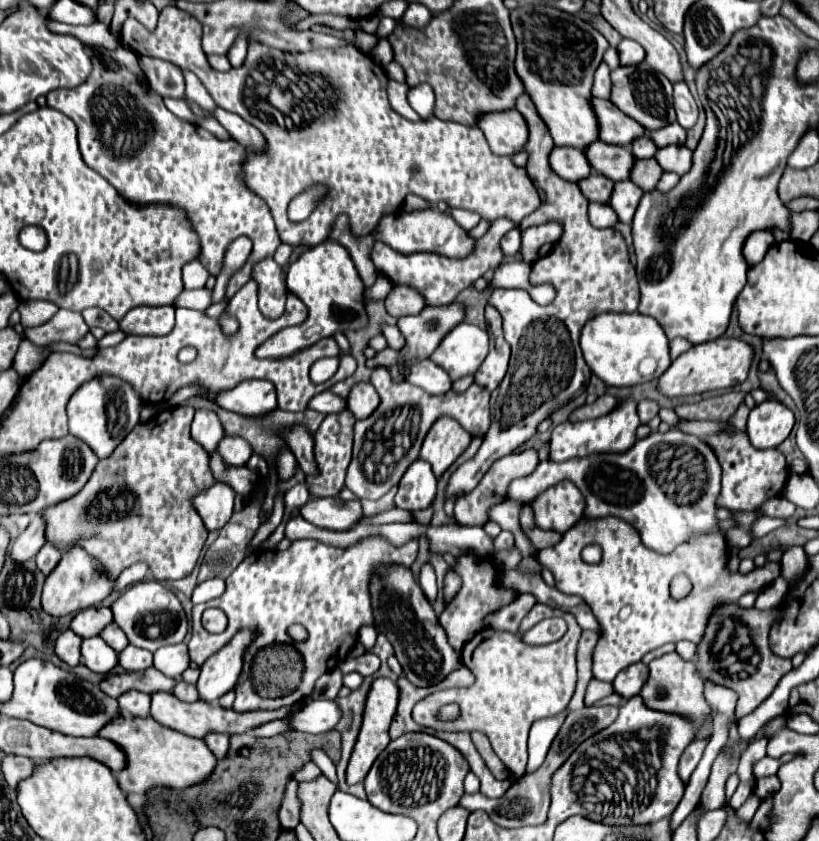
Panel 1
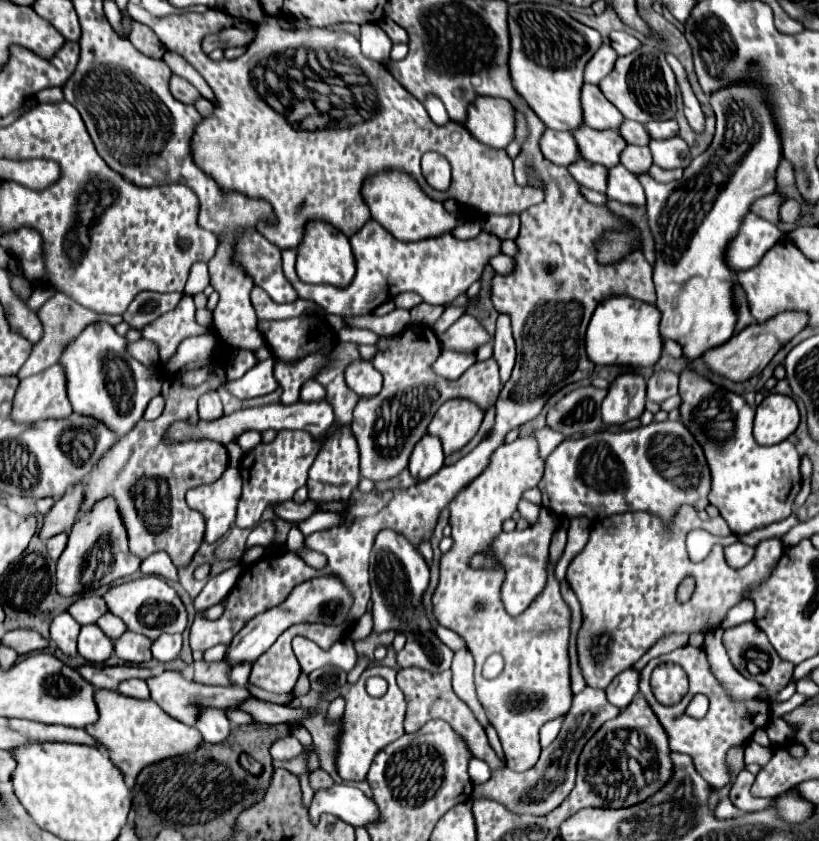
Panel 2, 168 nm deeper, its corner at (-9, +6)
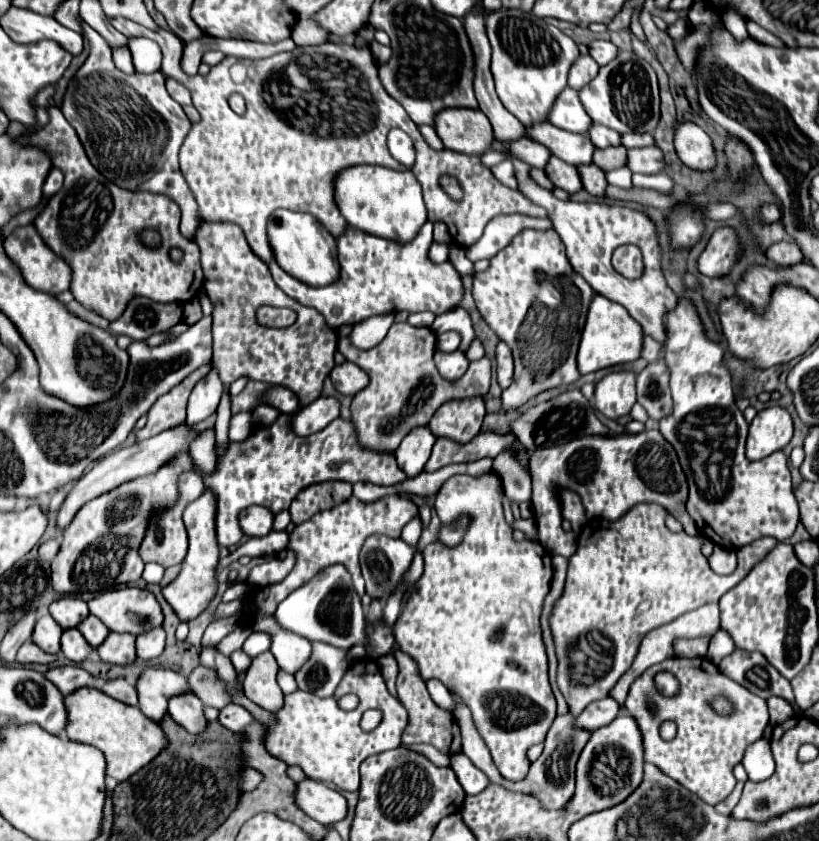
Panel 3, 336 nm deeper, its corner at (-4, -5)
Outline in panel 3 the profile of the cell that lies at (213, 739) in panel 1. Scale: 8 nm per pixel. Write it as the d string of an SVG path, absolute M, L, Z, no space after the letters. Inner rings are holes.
M194 693L174 695L168 701L168 713L190 733L202 733L206 729L204 705Z

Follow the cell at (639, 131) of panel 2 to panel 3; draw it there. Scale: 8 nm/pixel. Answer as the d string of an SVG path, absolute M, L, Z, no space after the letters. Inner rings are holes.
M590 125L588 129L588 137L590 141L594 143L594 147L602 149L602 147L610 147L610 145L620 145L618 139L620 139L620 133L612 131L610 127L604 127L604 125Z

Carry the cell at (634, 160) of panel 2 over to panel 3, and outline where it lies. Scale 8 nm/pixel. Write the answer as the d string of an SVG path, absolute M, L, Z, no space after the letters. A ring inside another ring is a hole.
M618 145L618 147L606 147L606 149L596 149L594 151L594 159L592 163L598 165L602 171L610 171L610 169L618 169L626 163L626 147Z

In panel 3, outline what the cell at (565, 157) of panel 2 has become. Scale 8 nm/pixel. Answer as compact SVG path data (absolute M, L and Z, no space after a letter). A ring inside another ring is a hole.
M520 137L520 139L510 141L510 143L502 143L502 141L494 139L490 149L498 151L502 155L508 153L514 159L520 159L520 161L528 163L530 167L538 167L538 169L544 169L546 167L546 159L550 159L550 151L546 147L542 147L540 143L528 139L528 137Z

